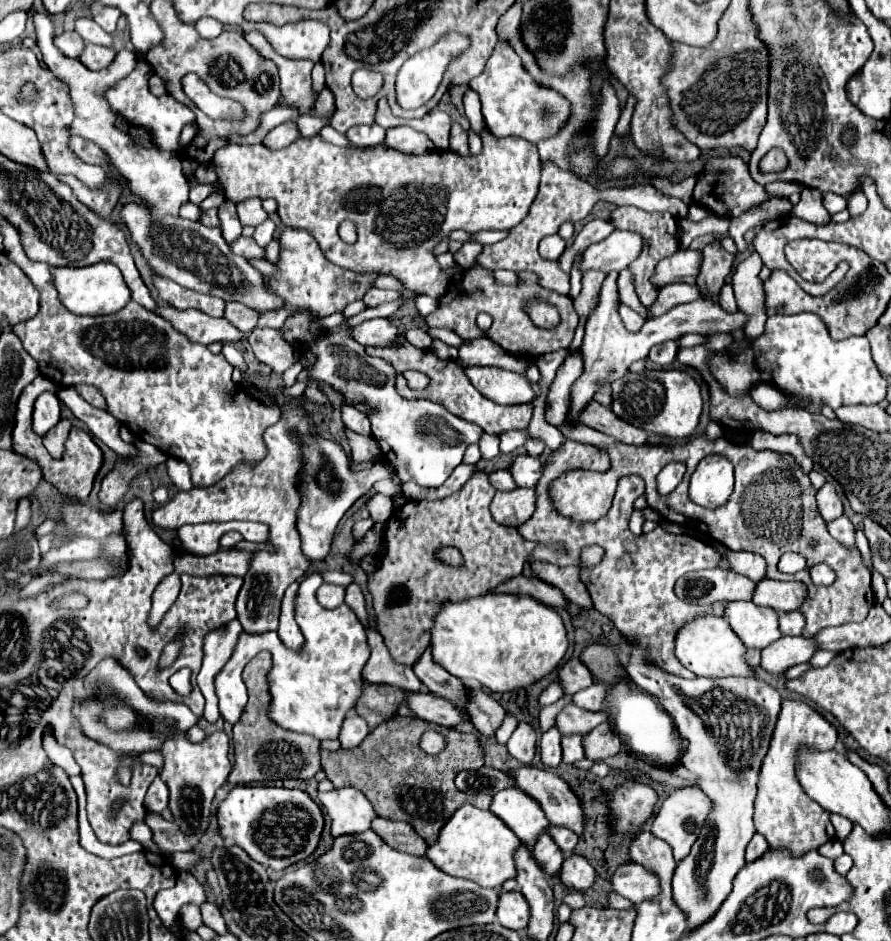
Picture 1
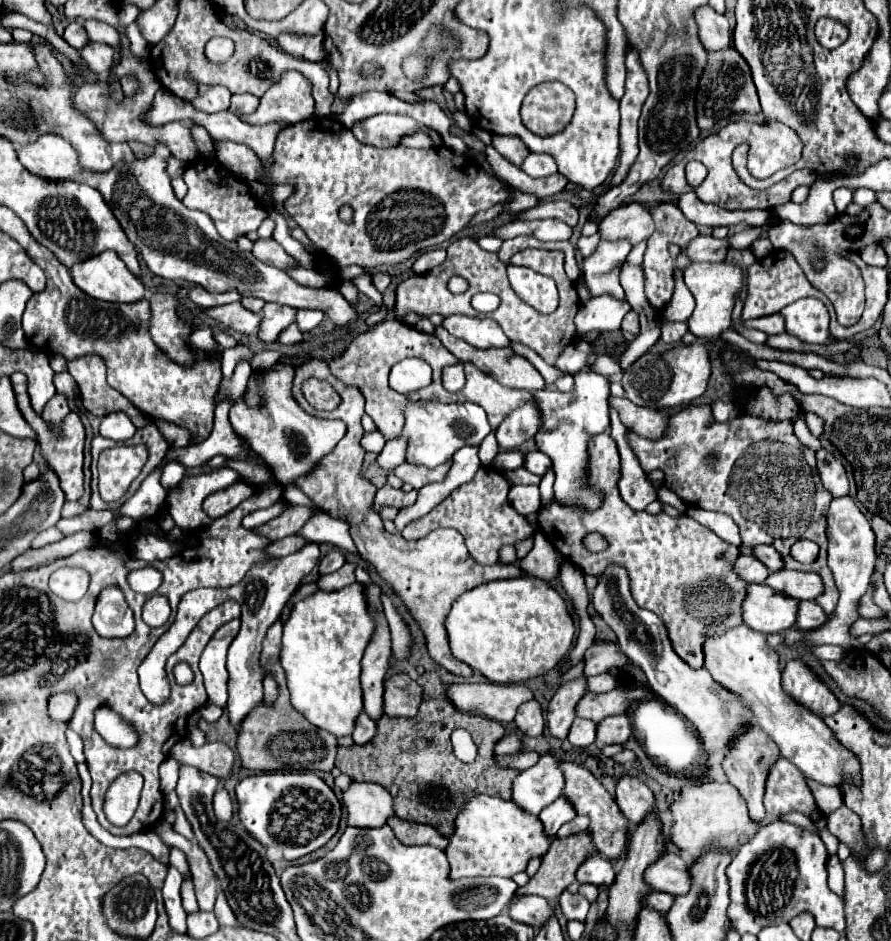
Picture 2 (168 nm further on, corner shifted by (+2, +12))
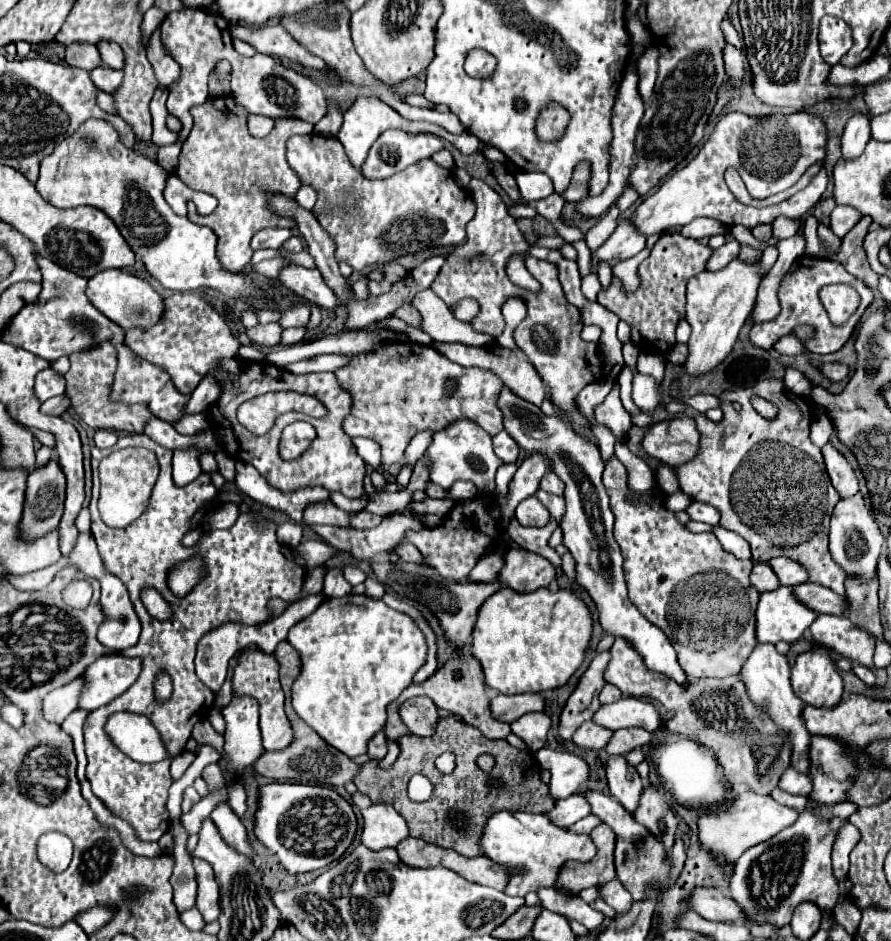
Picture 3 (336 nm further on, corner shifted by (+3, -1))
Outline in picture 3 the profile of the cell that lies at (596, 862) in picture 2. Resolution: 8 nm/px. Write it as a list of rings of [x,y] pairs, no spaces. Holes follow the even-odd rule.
[[[618,879],[600,883],[596,887],[600,889],[600,899],[606,901],[616,913],[624,913],[628,909],[628,905],[632,905],[632,895],[624,889],[624,885]]]

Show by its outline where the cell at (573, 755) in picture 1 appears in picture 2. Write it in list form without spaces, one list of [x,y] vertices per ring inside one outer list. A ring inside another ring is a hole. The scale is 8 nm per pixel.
[[[575,718],[571,730],[569,730],[569,736],[567,740],[573,744],[573,746],[579,746],[579,748],[585,748],[589,744],[595,742],[595,734],[597,734],[597,722],[593,724],[591,720],[587,718]]]

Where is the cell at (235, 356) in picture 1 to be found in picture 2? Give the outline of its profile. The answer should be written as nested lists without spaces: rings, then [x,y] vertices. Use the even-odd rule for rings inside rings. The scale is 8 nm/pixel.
[[[241,362],[241,364],[235,368],[233,376],[221,382],[221,392],[217,392],[215,402],[219,404],[219,402],[223,402],[225,398],[229,398],[231,404],[235,404],[235,402],[241,398],[241,394],[245,392],[245,388],[247,388],[247,380],[249,380],[251,372],[253,372],[251,364],[249,364],[249,362]]]

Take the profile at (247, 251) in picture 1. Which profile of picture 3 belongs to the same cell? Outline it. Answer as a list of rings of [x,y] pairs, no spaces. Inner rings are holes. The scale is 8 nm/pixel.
[[[288,263],[280,269],[276,279],[280,279],[282,287],[294,291],[296,295],[306,297],[308,301],[312,301],[316,305],[322,305],[322,307],[336,305],[336,295],[326,285],[326,281],[318,269],[308,269],[308,267],[296,265],[296,263]]]

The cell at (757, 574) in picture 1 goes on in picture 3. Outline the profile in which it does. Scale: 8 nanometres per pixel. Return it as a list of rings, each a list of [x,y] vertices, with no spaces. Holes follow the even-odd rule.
[[[774,557],[768,563],[772,567],[772,571],[776,573],[780,585],[786,587],[794,587],[798,583],[804,583],[808,579],[808,573],[804,571],[804,567],[800,567],[798,563],[794,563],[792,559],[784,559],[784,557]]]

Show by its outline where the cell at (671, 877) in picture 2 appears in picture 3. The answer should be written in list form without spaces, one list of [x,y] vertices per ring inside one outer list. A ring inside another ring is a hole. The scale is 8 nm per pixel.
[[[694,887],[692,895],[684,899],[688,903],[688,909],[696,911],[708,921],[730,921],[744,925],[744,915],[740,915],[740,907],[732,903],[728,895],[720,895],[716,887]]]

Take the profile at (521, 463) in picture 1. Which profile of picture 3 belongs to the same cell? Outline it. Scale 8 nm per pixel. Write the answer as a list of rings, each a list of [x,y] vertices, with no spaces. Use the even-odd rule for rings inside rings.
[[[546,473],[540,481],[540,489],[548,491],[548,493],[554,493],[554,495],[562,495],[564,483],[560,483],[560,479],[554,473]]]

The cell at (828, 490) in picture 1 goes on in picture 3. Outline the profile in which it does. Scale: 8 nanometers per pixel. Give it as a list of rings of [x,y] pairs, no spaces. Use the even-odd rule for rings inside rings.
[[[824,445],[822,455],[824,455],[828,477],[830,477],[832,485],[834,485],[834,489],[838,491],[838,495],[842,499],[856,495],[858,493],[858,479],[856,479],[854,471],[852,471],[850,463],[832,445]]]

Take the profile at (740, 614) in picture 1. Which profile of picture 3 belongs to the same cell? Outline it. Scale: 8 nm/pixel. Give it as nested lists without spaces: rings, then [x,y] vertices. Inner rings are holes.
[[[790,587],[762,593],[756,609],[756,639],[760,643],[798,641],[816,613],[792,597]]]

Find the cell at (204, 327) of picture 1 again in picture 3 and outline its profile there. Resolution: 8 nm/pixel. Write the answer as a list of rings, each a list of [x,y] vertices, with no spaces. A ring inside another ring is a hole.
[[[268,323],[268,325],[256,325],[252,329],[246,329],[246,335],[252,343],[264,347],[264,349],[270,349],[270,347],[276,347],[280,343],[280,325],[278,323]]]

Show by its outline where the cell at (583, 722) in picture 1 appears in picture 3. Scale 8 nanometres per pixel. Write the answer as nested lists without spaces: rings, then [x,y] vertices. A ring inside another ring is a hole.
[[[626,695],[616,703],[602,705],[594,713],[592,721],[600,723],[600,727],[606,725],[610,731],[618,731],[624,727],[642,727],[652,733],[662,725],[660,715],[652,703],[636,697],[626,697]]]

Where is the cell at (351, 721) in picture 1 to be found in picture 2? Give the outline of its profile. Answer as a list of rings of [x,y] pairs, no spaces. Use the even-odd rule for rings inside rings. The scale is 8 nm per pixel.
[[[361,712],[361,716],[357,718],[355,732],[353,732],[355,744],[365,744],[365,742],[369,742],[375,734],[377,734],[377,724],[375,724],[375,720],[371,720],[365,712]]]

